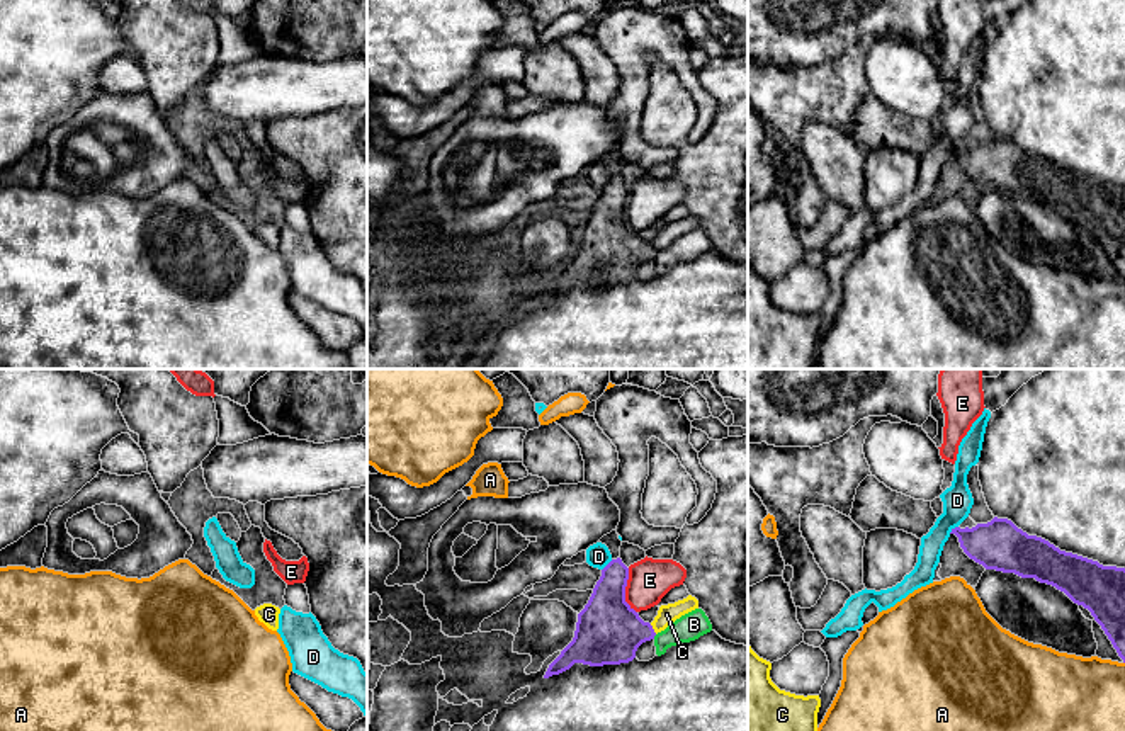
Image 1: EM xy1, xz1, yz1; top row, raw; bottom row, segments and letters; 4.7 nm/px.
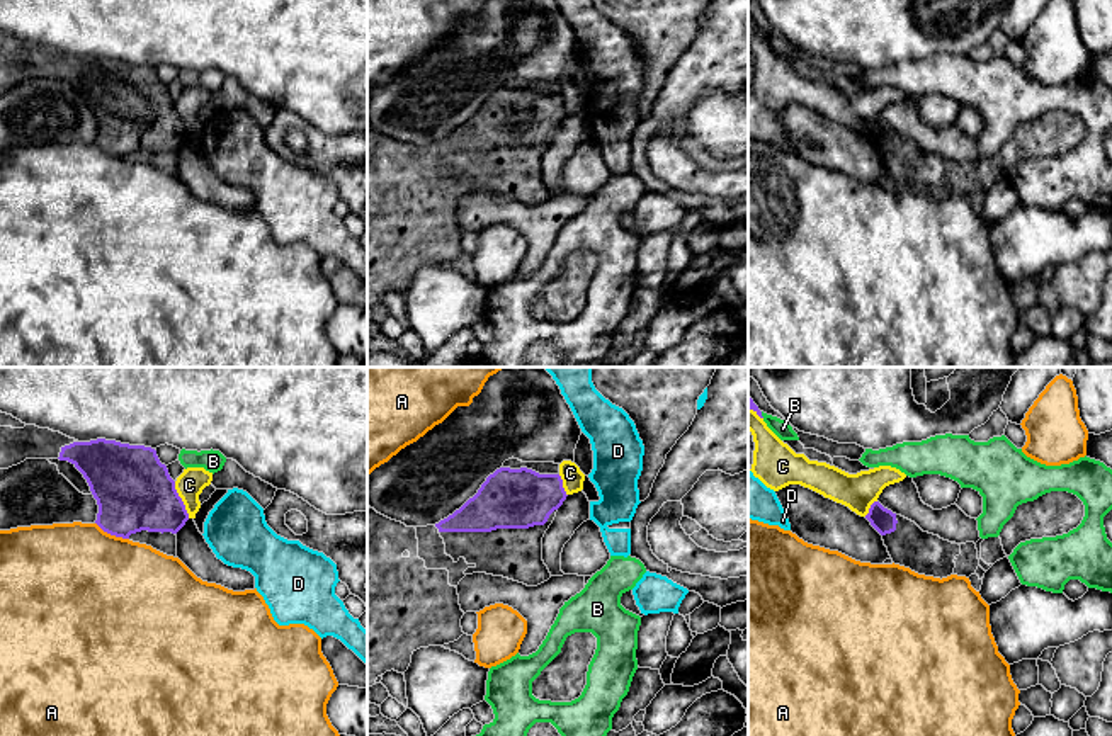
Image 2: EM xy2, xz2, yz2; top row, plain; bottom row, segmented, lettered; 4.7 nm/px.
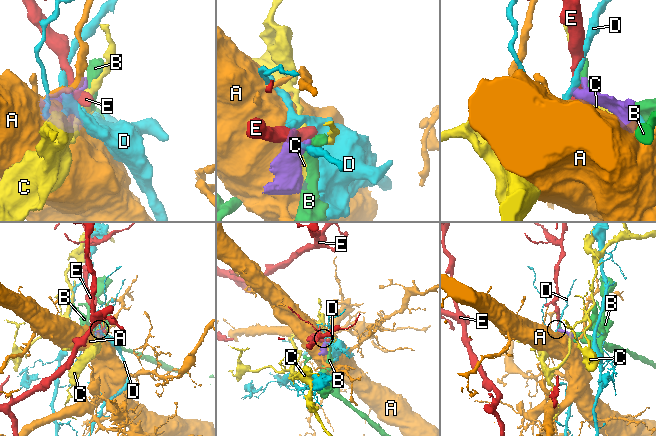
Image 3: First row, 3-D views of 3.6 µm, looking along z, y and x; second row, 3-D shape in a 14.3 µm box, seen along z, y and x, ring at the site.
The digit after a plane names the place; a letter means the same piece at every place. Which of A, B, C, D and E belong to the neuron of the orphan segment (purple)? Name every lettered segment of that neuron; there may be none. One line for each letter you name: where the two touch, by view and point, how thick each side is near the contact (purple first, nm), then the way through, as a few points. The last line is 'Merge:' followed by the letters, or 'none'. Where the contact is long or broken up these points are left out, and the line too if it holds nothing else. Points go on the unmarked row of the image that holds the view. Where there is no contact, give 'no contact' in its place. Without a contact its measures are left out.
Merge: none

